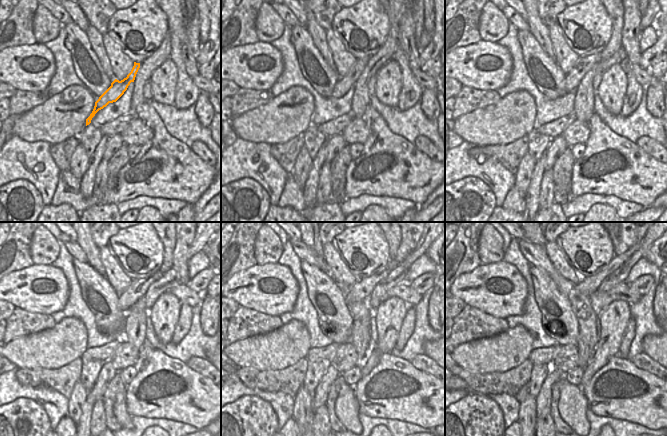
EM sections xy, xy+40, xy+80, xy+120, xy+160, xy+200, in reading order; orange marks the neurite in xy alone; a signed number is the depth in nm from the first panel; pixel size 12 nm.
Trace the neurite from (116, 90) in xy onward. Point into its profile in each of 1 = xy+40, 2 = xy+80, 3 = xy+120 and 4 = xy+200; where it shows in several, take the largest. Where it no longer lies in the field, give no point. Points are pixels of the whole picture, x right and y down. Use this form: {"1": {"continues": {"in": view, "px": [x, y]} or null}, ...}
{"1": {"continues": {"in": "xy+40", "px": [344, 84]}}, "2": {"continues": {"in": "xy+80", "px": [584, 64]}}, "3": {"continues": {"in": "xy+120", "px": [138, 287]}}, "4": {"continues": {"in": "xy+200", "px": [586, 286]}}}

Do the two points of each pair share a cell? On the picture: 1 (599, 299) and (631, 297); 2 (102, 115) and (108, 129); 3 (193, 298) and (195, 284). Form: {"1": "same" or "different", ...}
{"1": "same", "2": "different", "3": "different"}

